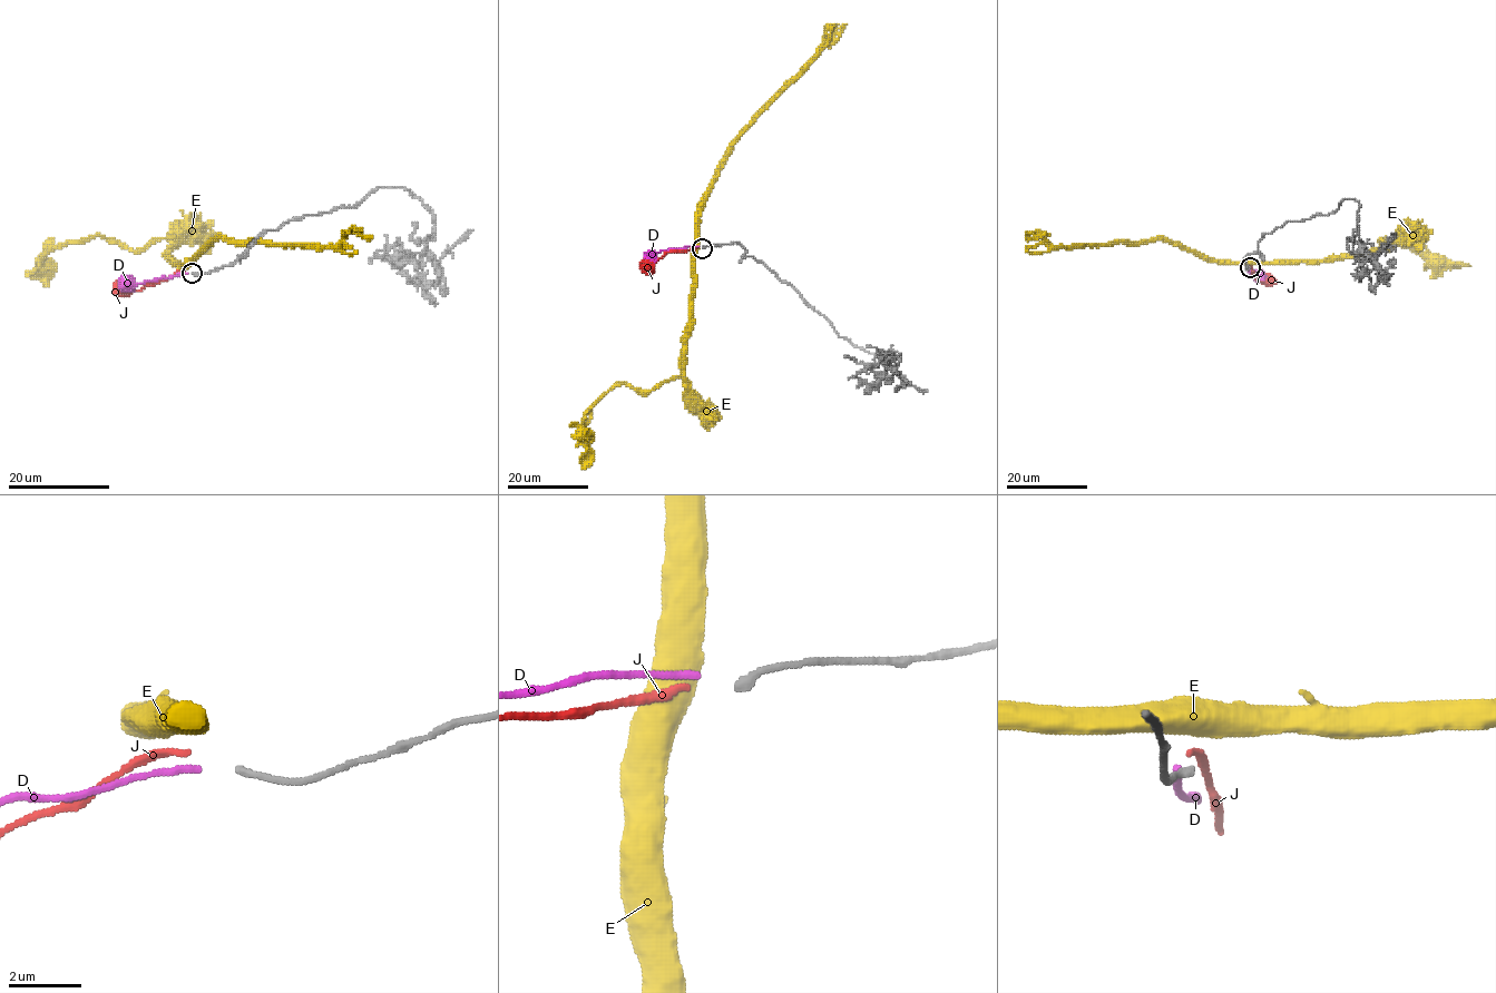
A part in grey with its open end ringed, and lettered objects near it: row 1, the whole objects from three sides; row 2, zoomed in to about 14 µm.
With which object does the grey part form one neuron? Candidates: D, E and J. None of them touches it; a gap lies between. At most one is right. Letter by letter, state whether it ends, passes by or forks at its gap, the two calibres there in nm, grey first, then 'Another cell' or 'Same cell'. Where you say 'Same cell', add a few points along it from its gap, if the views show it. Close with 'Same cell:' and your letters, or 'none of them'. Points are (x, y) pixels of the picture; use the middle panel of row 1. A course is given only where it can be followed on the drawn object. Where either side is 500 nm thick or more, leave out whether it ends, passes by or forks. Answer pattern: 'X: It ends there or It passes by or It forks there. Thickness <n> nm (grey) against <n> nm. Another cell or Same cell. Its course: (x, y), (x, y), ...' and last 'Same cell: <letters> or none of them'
D: It ends there. Thickness 200 nm (grey) against 200 nm. Another cell
E: Thickness 200 nm (grey) against 750 nm. Another cell
J: It ends there. Thickness 200 nm (grey) against 200 nm. Same cell. Its course: (697, 248), (666, 252), (644, 266)
Same cell: J

